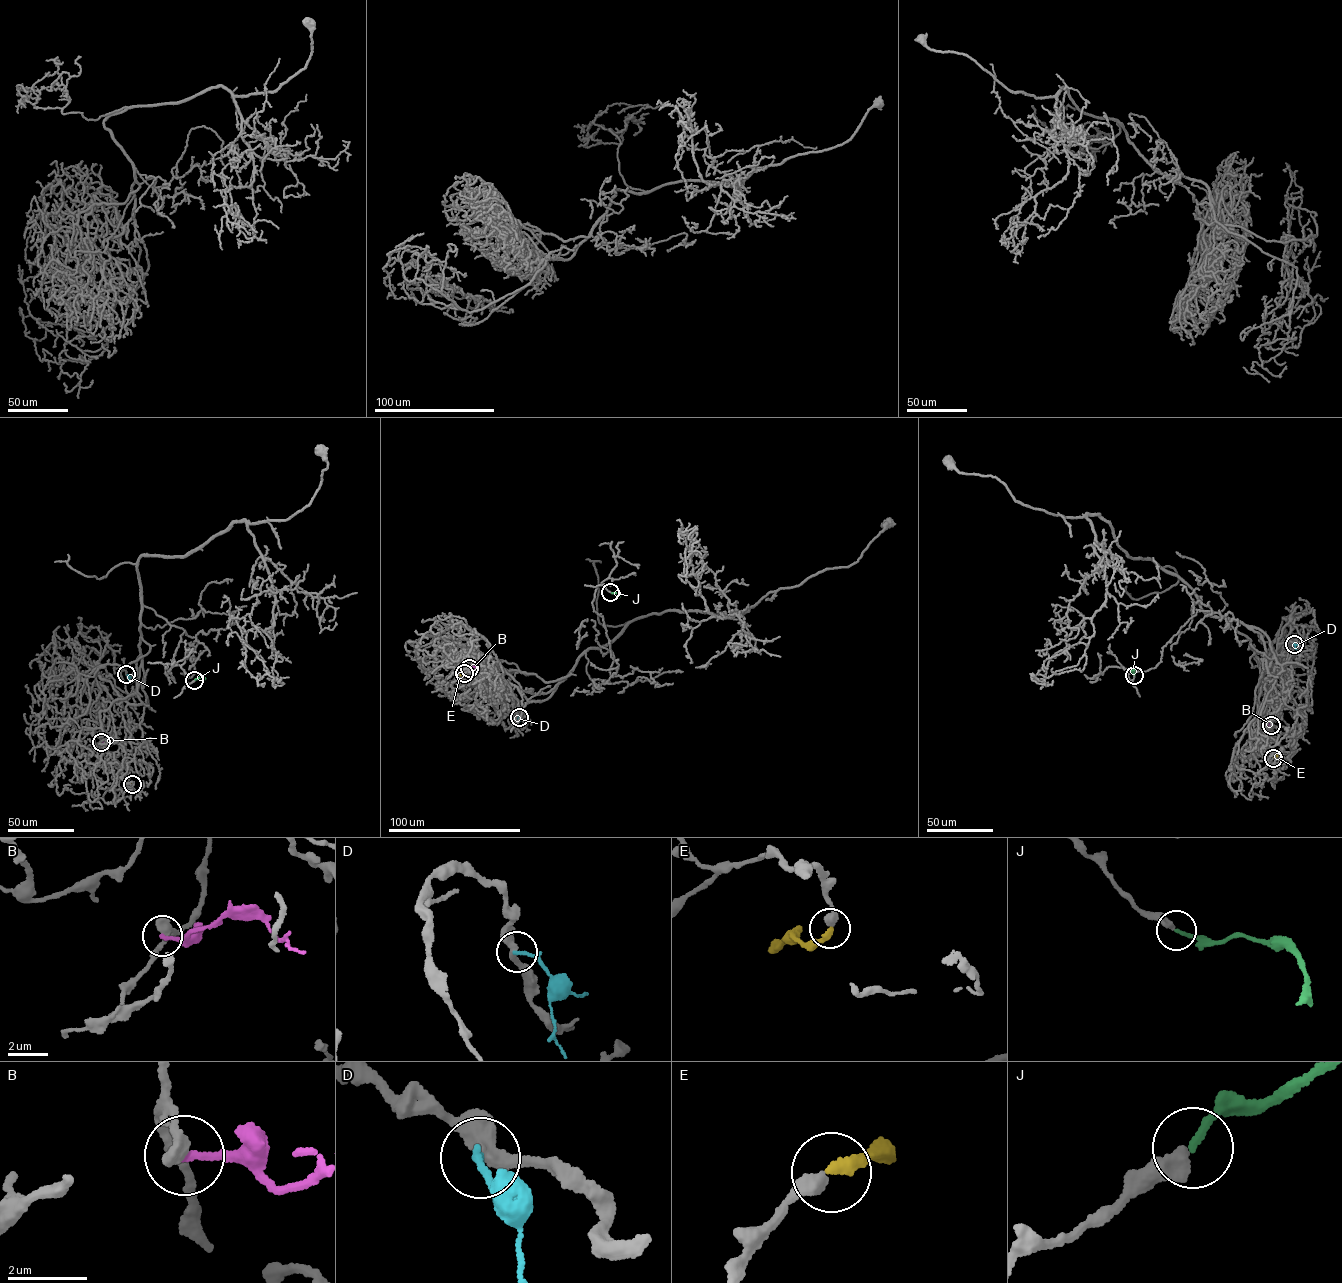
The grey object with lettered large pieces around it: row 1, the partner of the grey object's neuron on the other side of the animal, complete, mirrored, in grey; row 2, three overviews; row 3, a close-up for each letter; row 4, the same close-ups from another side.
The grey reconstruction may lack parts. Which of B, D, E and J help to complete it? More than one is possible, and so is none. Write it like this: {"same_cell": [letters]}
{"same_cell": ["E", "J"]}

